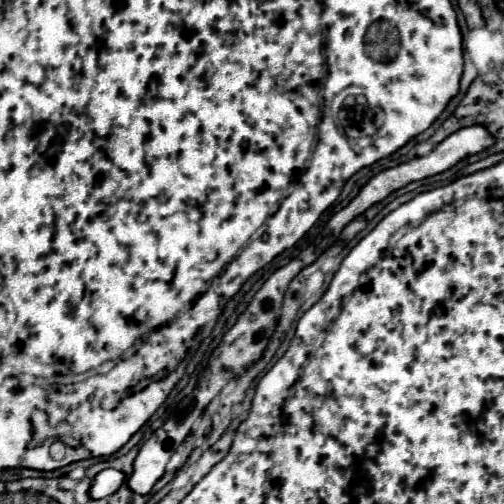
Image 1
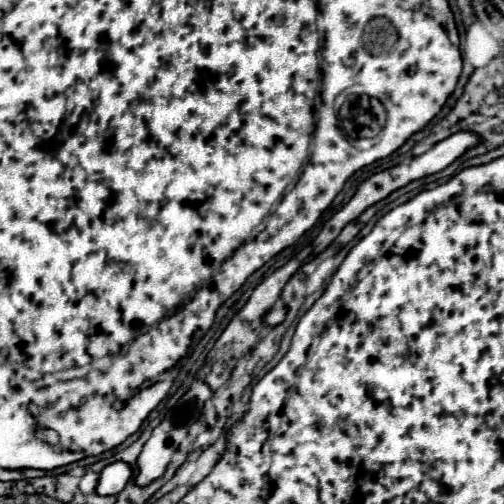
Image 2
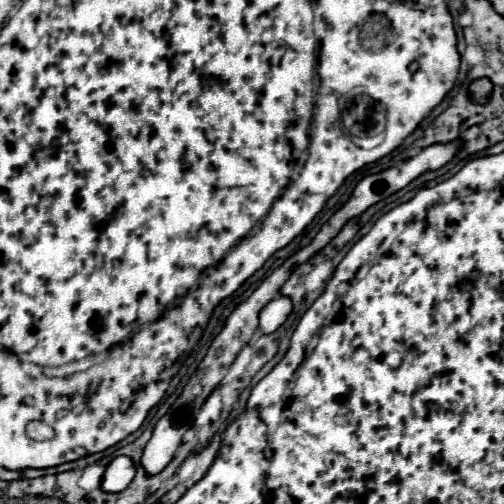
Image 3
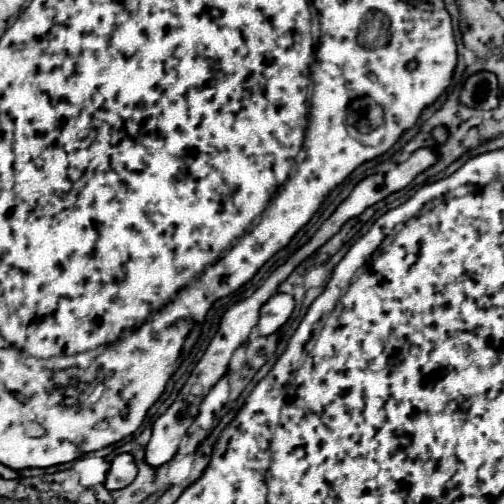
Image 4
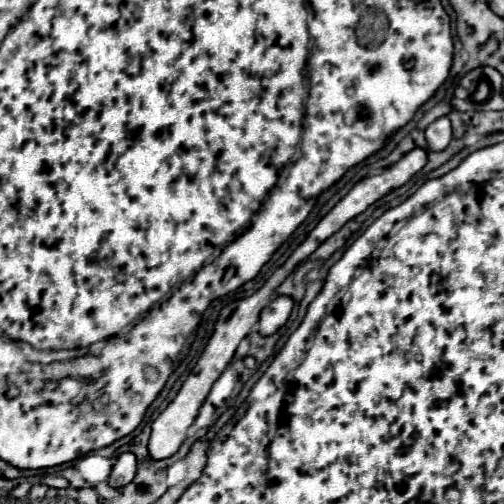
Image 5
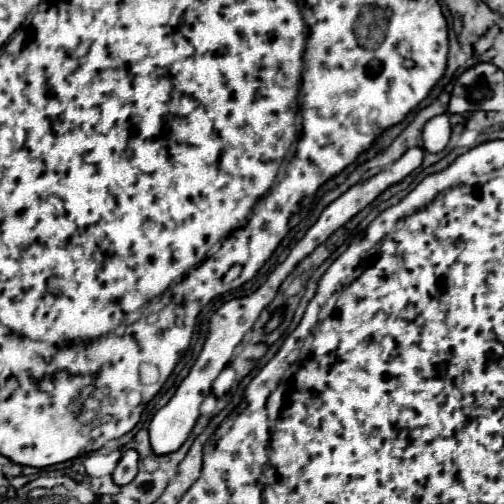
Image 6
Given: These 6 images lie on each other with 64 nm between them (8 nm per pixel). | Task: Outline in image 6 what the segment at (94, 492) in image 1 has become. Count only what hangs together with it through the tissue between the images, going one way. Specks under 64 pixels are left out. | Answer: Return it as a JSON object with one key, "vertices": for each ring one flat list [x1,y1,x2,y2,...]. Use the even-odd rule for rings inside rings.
{"vertices":[[128,450,128,452,122,454,116,470,112,472,112,480,114,480,114,484,124,486,124,484,134,480,136,472,138,472,138,452,136,450]]}

